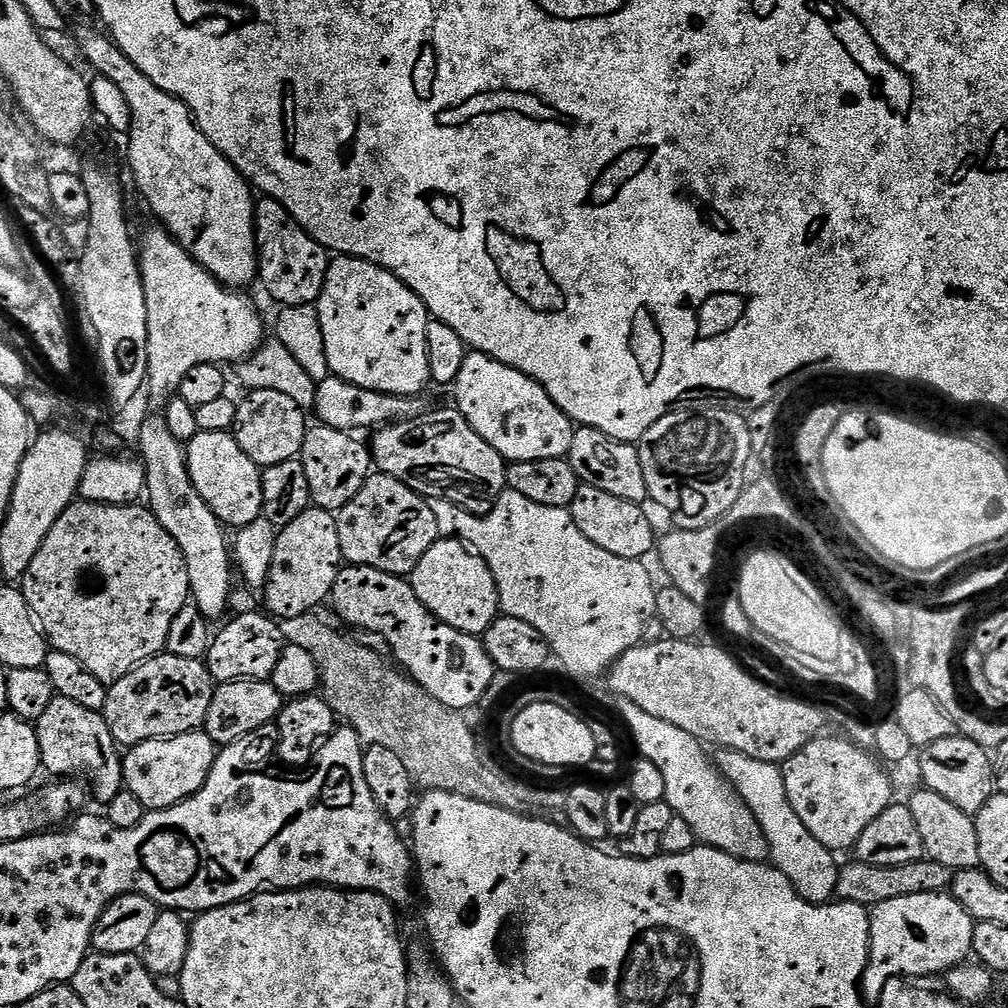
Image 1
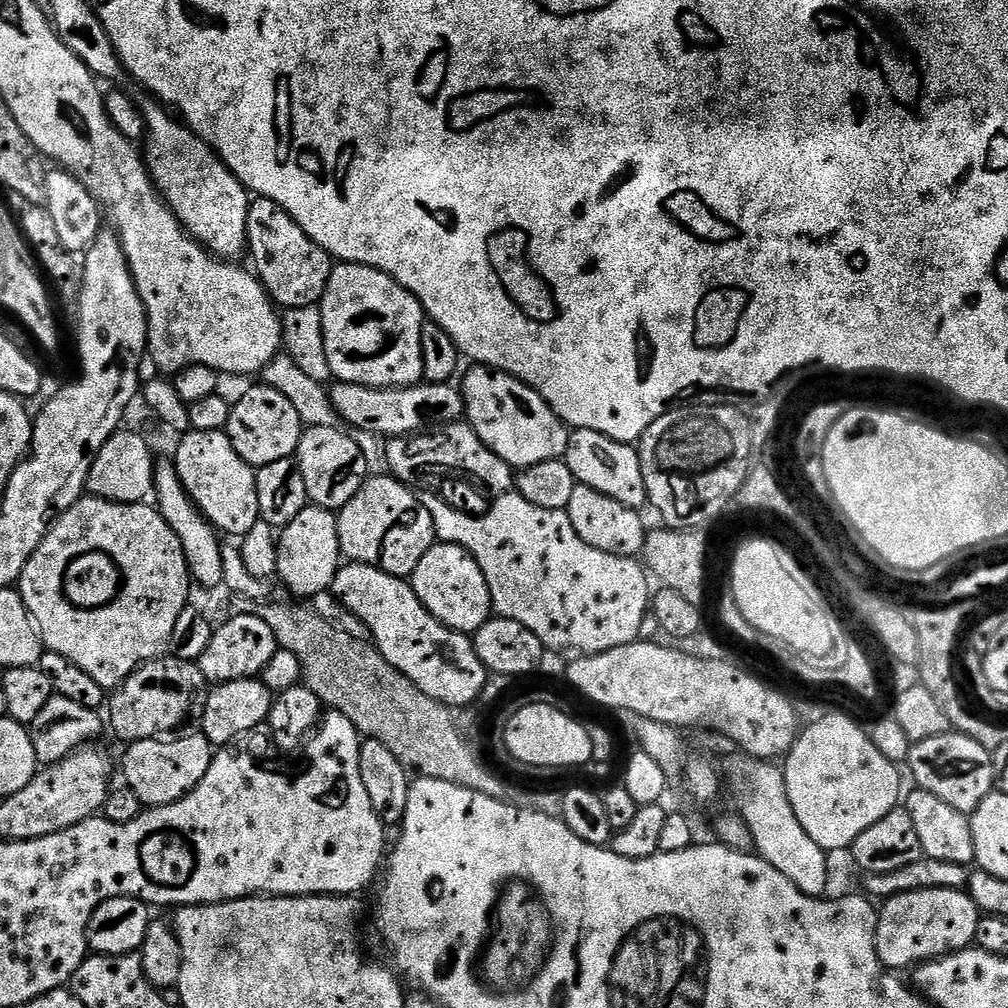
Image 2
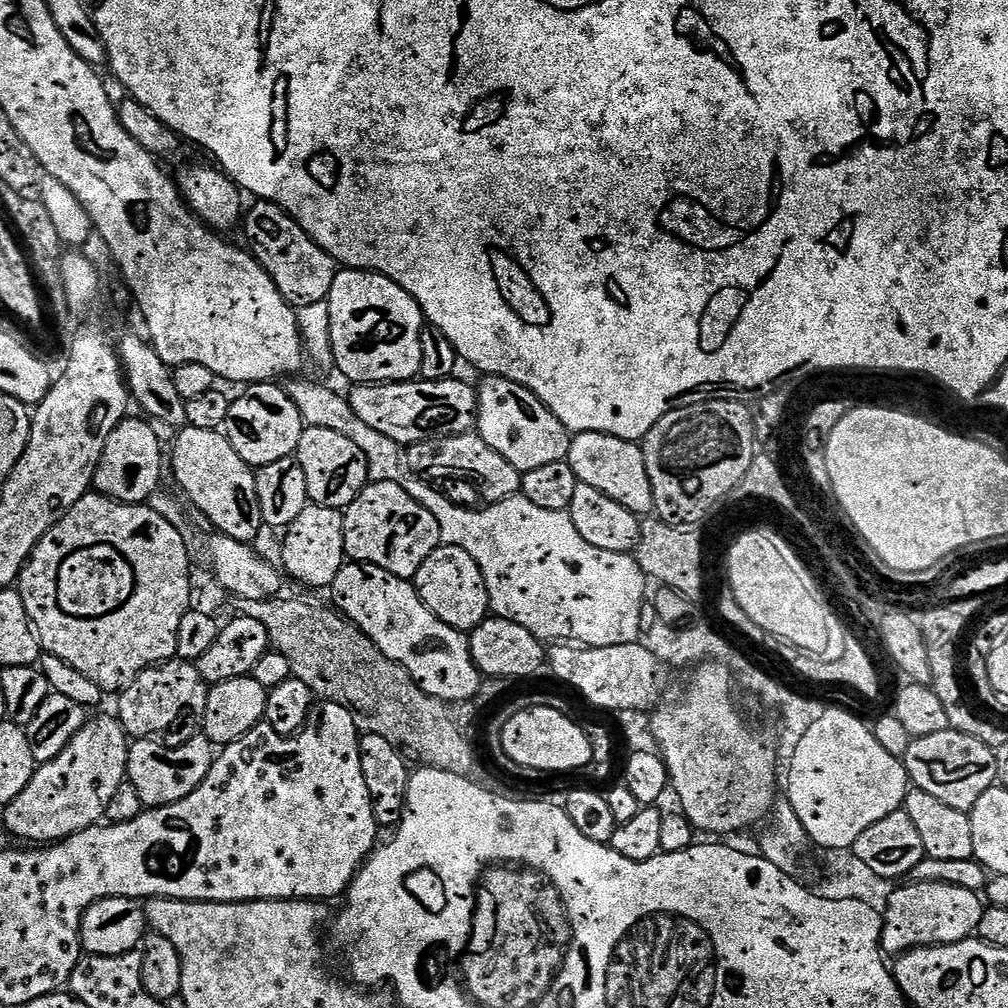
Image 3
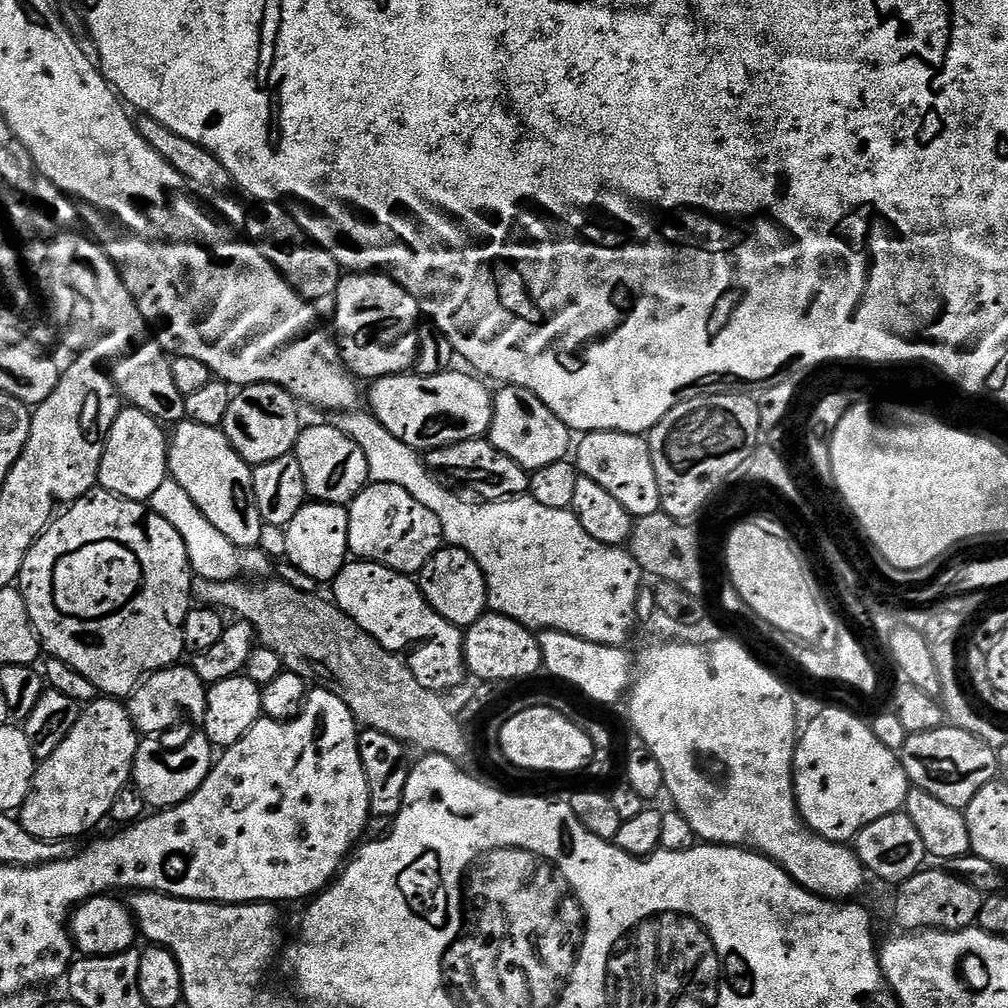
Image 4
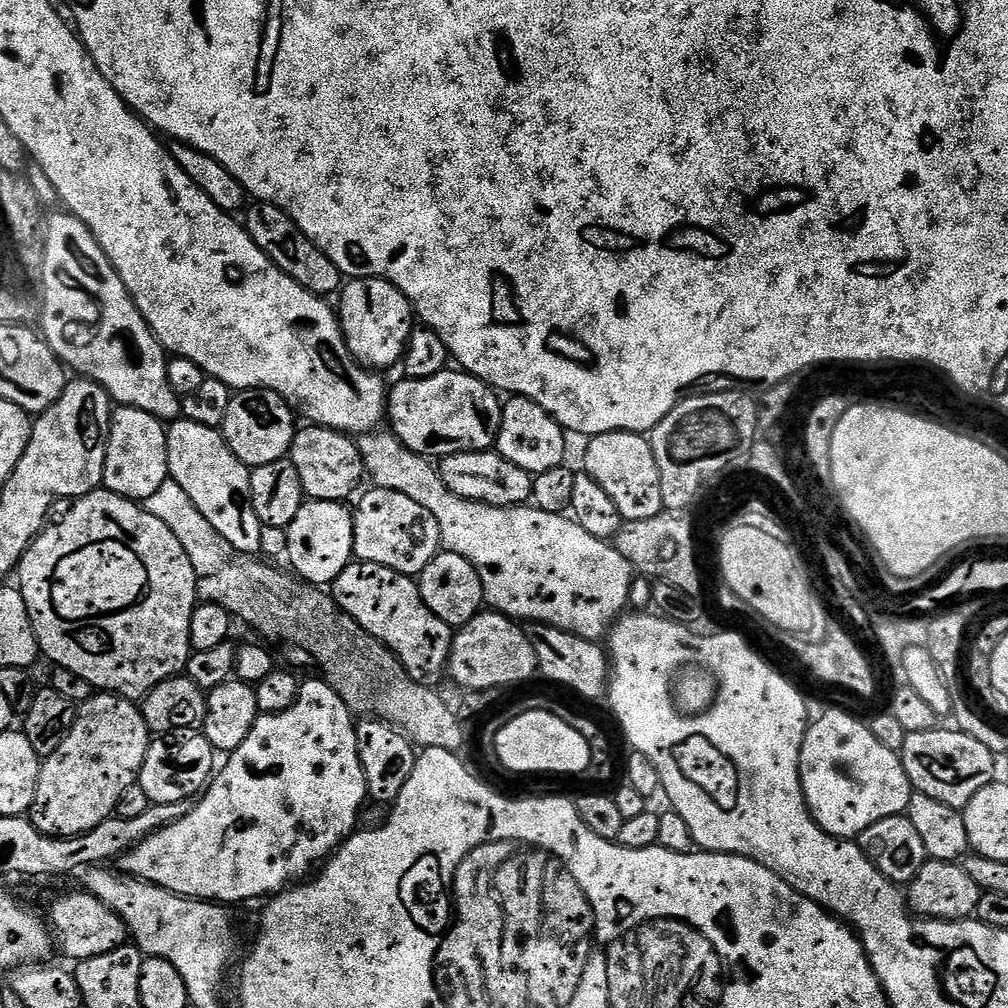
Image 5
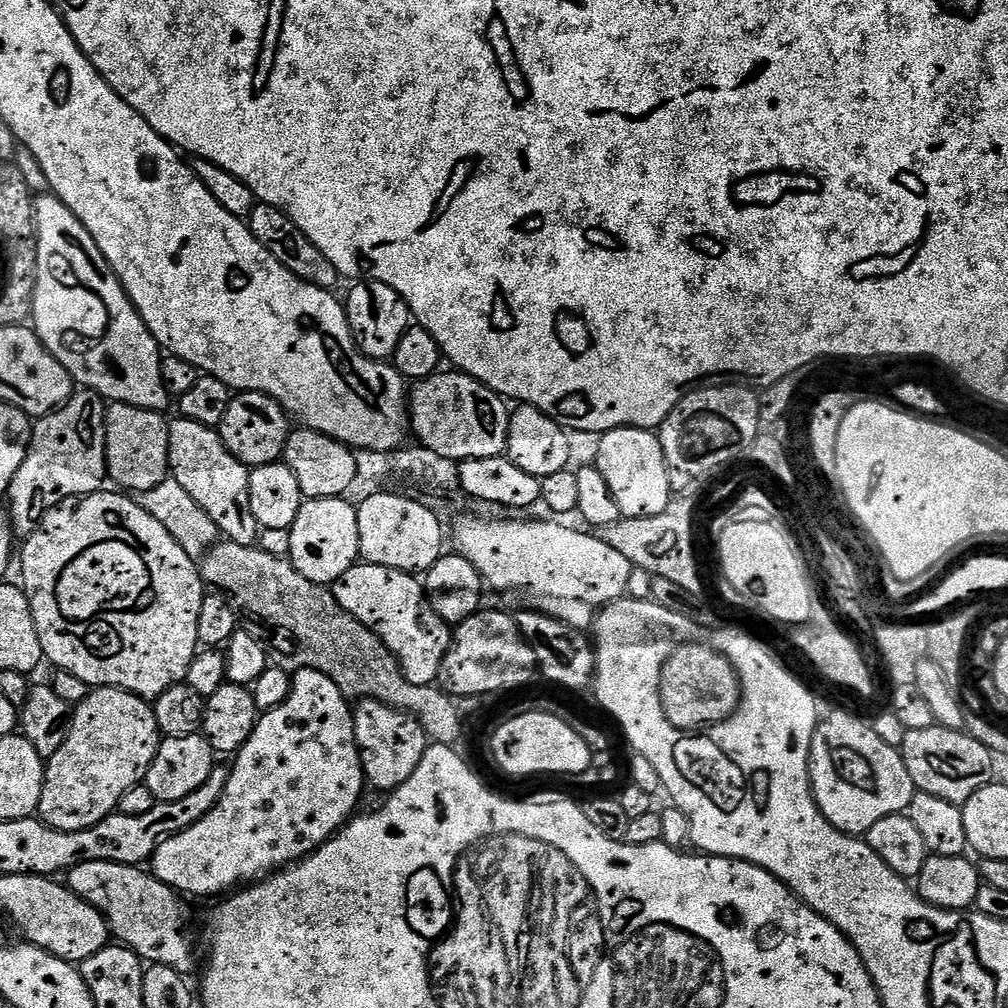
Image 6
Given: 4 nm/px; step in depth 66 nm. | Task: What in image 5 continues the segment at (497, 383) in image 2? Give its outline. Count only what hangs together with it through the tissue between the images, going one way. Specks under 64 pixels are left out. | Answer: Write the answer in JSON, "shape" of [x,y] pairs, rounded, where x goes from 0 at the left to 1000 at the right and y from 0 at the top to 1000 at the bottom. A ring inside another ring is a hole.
{"shape":[[[521,393],[501,396],[499,403],[498,423],[492,436],[491,447],[501,456],[510,458],[510,462],[518,462],[518,466],[529,470],[550,466],[561,459],[560,447],[563,444],[560,438],[562,429],[545,409]]]}

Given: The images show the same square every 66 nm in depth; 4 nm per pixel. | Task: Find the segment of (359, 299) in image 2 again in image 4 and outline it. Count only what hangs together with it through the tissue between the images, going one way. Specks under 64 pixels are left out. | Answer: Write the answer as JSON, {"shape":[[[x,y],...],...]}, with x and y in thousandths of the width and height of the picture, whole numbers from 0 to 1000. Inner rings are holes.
{"shape":[[[371,270],[341,272],[333,294],[331,336],[337,342],[341,362],[350,373],[372,379],[381,373],[404,370],[412,362],[413,334],[419,317],[417,301],[394,278]]]}

